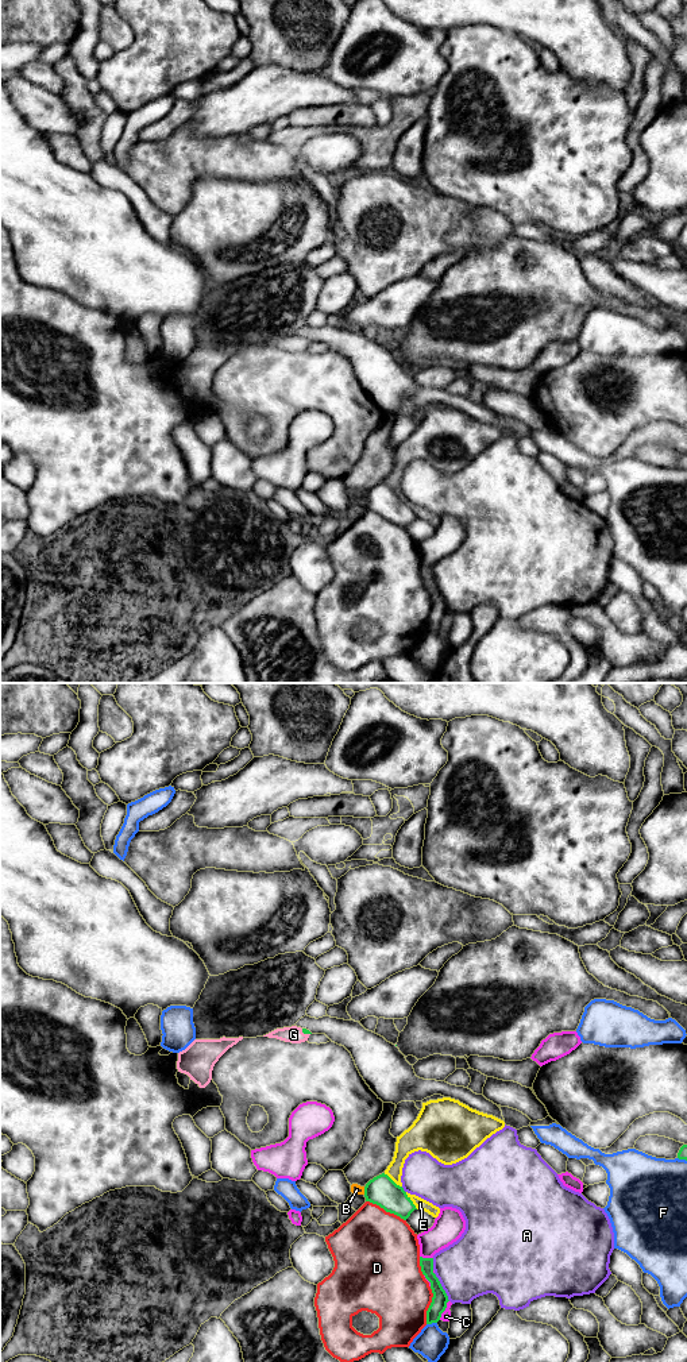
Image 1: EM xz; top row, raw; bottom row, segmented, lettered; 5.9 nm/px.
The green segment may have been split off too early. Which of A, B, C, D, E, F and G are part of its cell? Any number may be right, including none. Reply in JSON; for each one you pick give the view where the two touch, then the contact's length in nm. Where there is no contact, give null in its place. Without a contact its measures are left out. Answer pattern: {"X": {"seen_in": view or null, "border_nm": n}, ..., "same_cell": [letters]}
{"G": {"seen_in": "xz", "border_nm": 70}, "same_cell": ["G"]}

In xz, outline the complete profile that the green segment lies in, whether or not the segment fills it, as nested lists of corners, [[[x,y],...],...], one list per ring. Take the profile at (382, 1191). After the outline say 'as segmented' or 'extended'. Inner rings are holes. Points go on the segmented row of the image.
[[[382,1173],[370,1180],[364,1187],[366,1201],[379,1205],[386,1212],[406,1220],[417,1209],[402,1187],[397,1185],[387,1174]]]; as segmented

